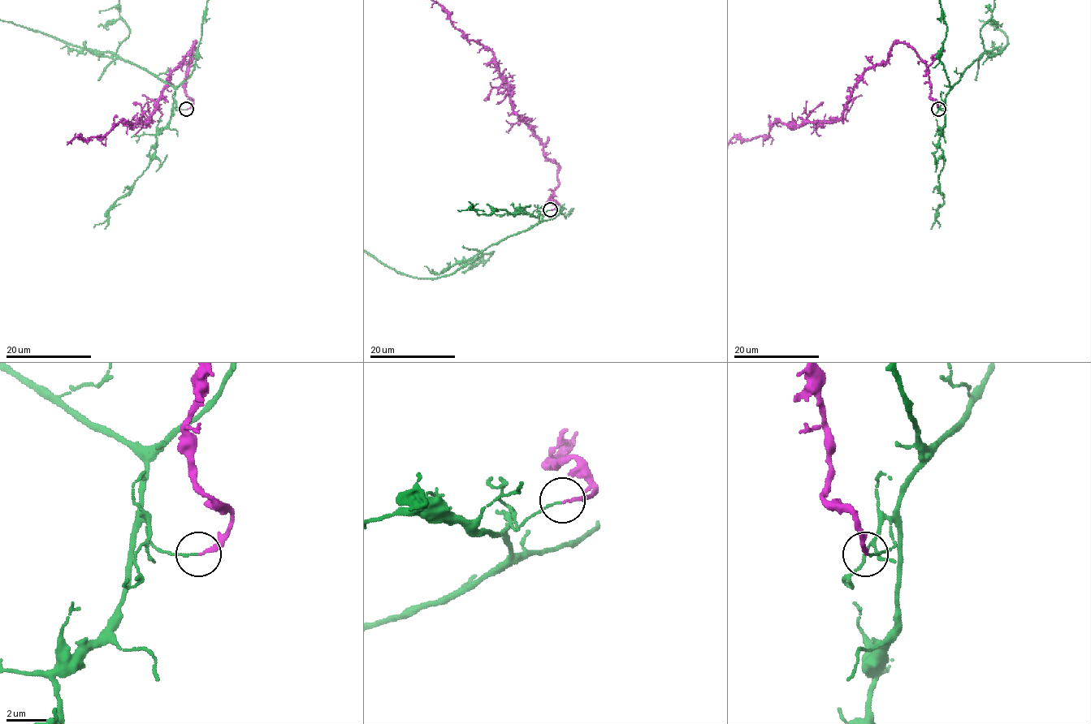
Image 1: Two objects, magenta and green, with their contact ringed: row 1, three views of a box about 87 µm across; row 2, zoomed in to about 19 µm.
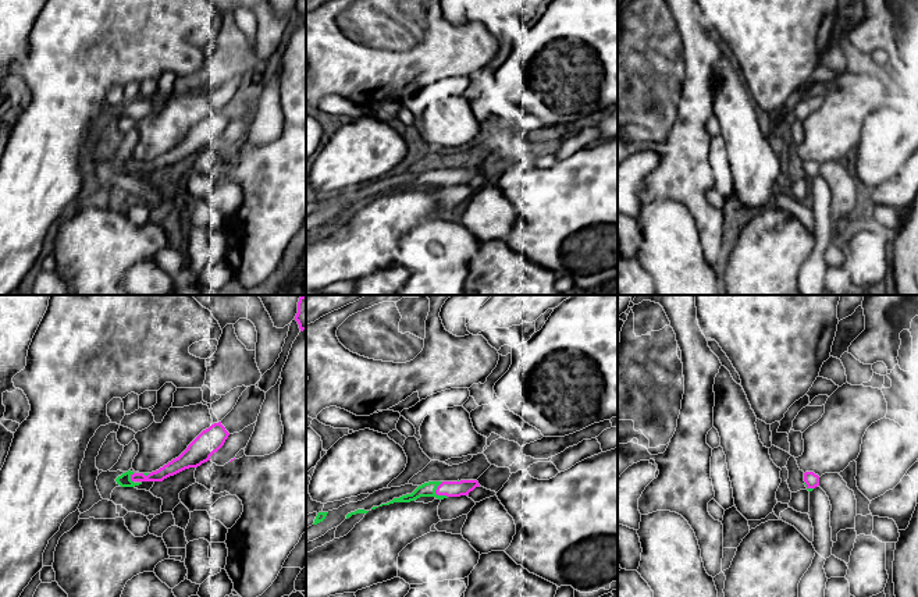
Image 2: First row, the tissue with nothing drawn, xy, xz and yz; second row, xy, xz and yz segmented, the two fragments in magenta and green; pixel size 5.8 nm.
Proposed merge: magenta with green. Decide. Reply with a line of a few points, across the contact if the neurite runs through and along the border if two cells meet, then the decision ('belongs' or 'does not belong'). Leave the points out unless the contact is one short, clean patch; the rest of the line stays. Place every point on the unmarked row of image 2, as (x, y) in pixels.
does not belong

